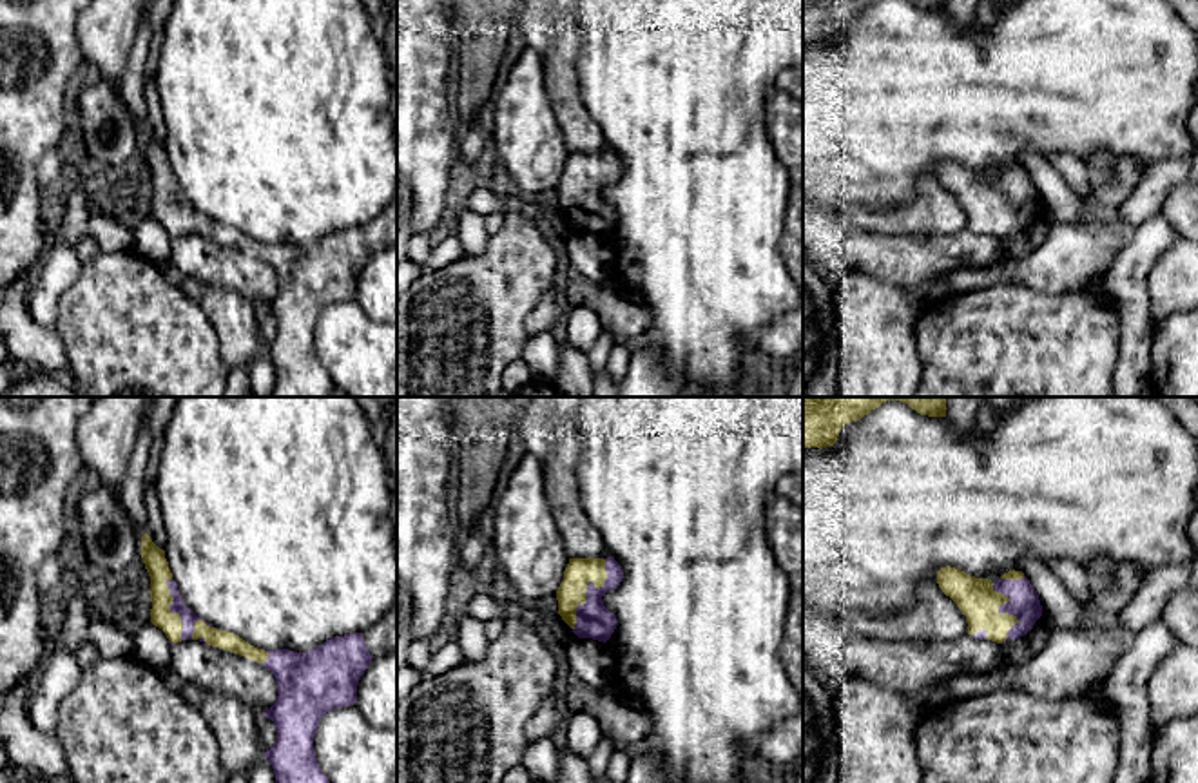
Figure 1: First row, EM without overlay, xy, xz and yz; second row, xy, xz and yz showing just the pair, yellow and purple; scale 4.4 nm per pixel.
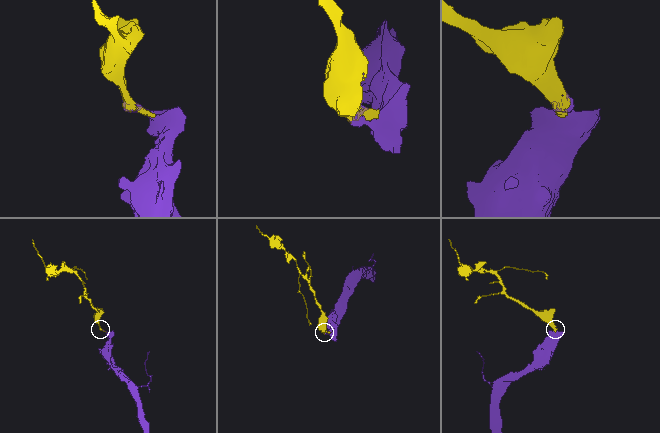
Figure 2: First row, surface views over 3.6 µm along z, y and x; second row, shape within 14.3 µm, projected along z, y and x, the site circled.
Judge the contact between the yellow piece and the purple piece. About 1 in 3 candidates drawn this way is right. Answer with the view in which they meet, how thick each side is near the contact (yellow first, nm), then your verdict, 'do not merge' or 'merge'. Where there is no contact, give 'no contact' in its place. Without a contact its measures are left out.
xz | 120/160 nm | merge

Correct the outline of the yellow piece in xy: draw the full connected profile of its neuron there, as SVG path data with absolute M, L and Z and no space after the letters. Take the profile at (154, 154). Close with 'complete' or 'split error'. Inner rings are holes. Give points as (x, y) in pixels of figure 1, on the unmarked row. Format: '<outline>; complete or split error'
M147 127L140 149L150 170L150 216L172 239L199 234L263 257L275 270L279 290L265 306L277 321L277 334L265 346L275 368L270 397L332 397L335 384L319 362L314 332L326 306L357 297L357 279L372 254L397 246L397 192L366 227L330 232L310 246L266 246L199 214L183 198L165 145Z; split error

